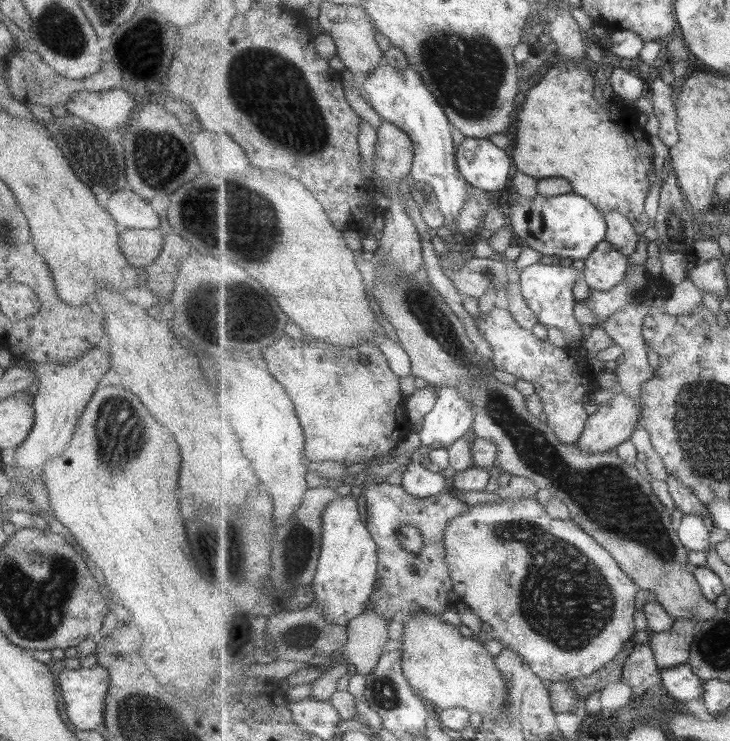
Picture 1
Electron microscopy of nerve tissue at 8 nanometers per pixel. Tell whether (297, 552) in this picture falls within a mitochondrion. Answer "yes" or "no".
yes

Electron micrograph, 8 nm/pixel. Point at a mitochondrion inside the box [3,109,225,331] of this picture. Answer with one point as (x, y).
(161, 160)

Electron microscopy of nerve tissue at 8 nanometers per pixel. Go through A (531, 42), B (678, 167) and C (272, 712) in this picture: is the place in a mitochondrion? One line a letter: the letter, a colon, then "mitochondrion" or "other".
A: other
B: other
C: other

